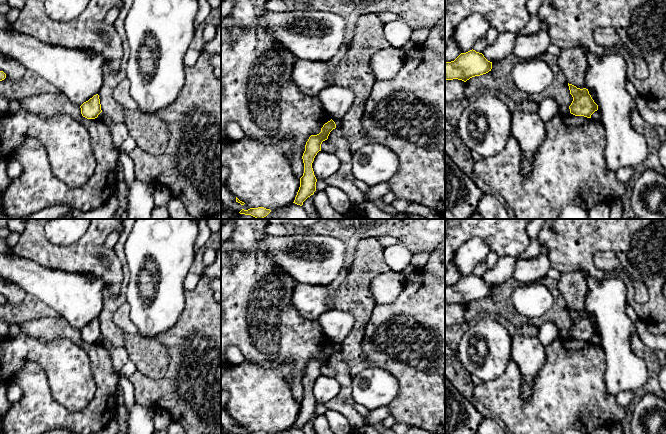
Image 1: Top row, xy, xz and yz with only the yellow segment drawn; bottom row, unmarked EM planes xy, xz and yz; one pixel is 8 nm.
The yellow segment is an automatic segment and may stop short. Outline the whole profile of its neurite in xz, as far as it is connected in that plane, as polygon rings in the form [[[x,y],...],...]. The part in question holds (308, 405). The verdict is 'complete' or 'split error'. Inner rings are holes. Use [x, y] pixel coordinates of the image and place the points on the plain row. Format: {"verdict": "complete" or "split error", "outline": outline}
{"verdict": "complete", "outline": [[[331,343],[323,349],[321,356],[311,359],[306,366],[302,383],[304,387],[304,397],[300,402],[300,411],[293,427],[302,430],[303,426],[316,415],[317,403],[314,399],[312,387],[315,380],[321,375],[321,368],[328,363],[330,356],[336,352],[335,346]]]}

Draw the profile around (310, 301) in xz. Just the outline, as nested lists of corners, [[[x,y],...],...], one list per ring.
[[[297,283],[292,294],[292,304],[307,320],[317,320],[320,315],[332,310],[328,289],[324,285]]]

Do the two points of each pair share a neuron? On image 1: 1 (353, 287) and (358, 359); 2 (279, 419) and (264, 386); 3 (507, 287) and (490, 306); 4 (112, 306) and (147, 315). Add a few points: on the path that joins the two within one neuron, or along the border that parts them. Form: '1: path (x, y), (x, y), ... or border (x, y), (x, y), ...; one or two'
1: path (359, 305), (359, 328), (356, 334), (356, 341); one
2: path (274, 411), (264, 401), (264, 394); one
3: path (503, 292), (495, 301); one
4: border (130, 278), (127, 284), (125, 301); two

